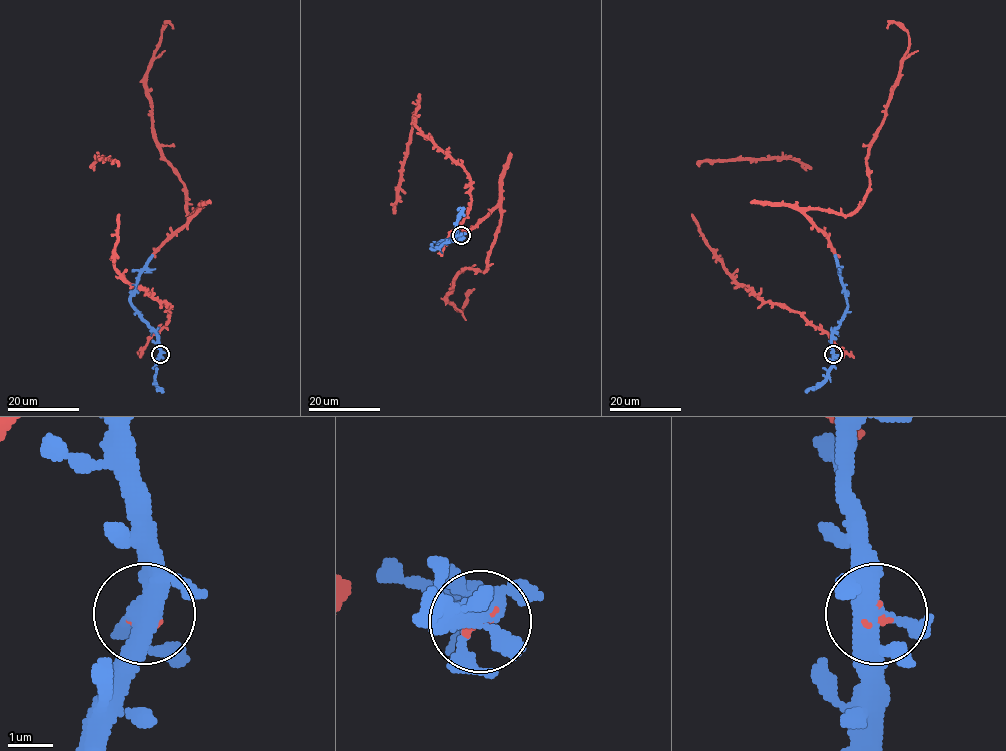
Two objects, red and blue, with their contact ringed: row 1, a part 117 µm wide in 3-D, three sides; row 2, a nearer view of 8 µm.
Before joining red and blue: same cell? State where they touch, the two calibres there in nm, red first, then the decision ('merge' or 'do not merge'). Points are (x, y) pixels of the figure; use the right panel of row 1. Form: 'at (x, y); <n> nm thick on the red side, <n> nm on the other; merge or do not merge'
at (833, 354); 90 nm thick on the red side, 420 nm on the other; merge

